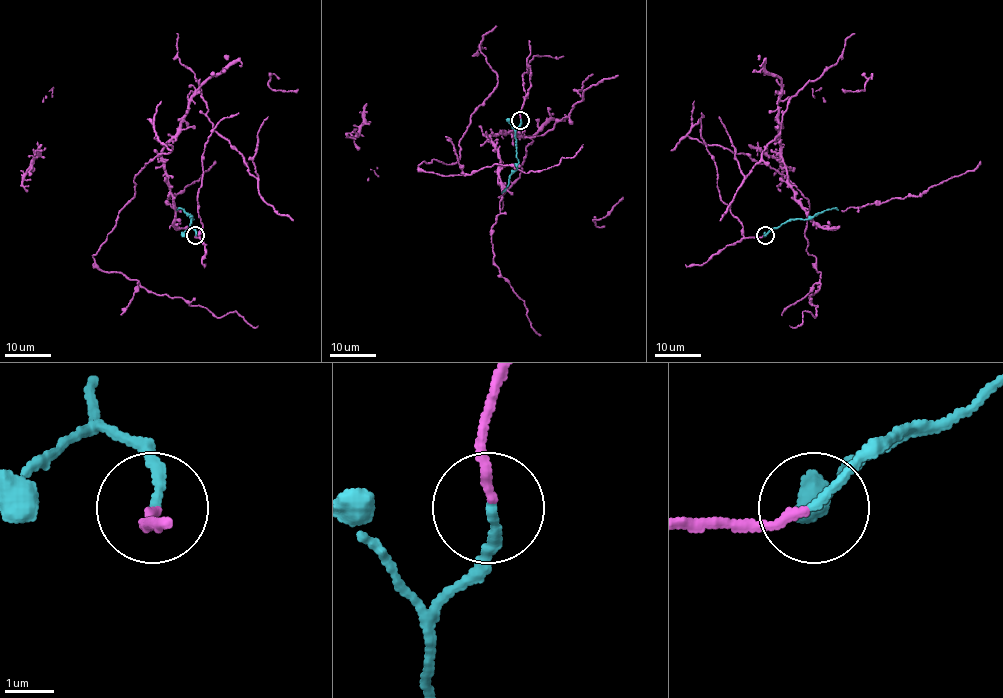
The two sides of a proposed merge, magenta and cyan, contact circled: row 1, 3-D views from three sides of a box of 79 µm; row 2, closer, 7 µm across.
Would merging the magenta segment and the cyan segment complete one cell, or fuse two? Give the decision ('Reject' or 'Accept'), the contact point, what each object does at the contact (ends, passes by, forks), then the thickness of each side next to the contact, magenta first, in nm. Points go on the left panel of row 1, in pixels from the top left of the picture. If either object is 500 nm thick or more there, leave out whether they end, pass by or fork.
Accept. Place: (195, 235). At the ring magenta ends. At the ring cyan ends. Thickness 170 nm (magenta) against 170 nm

